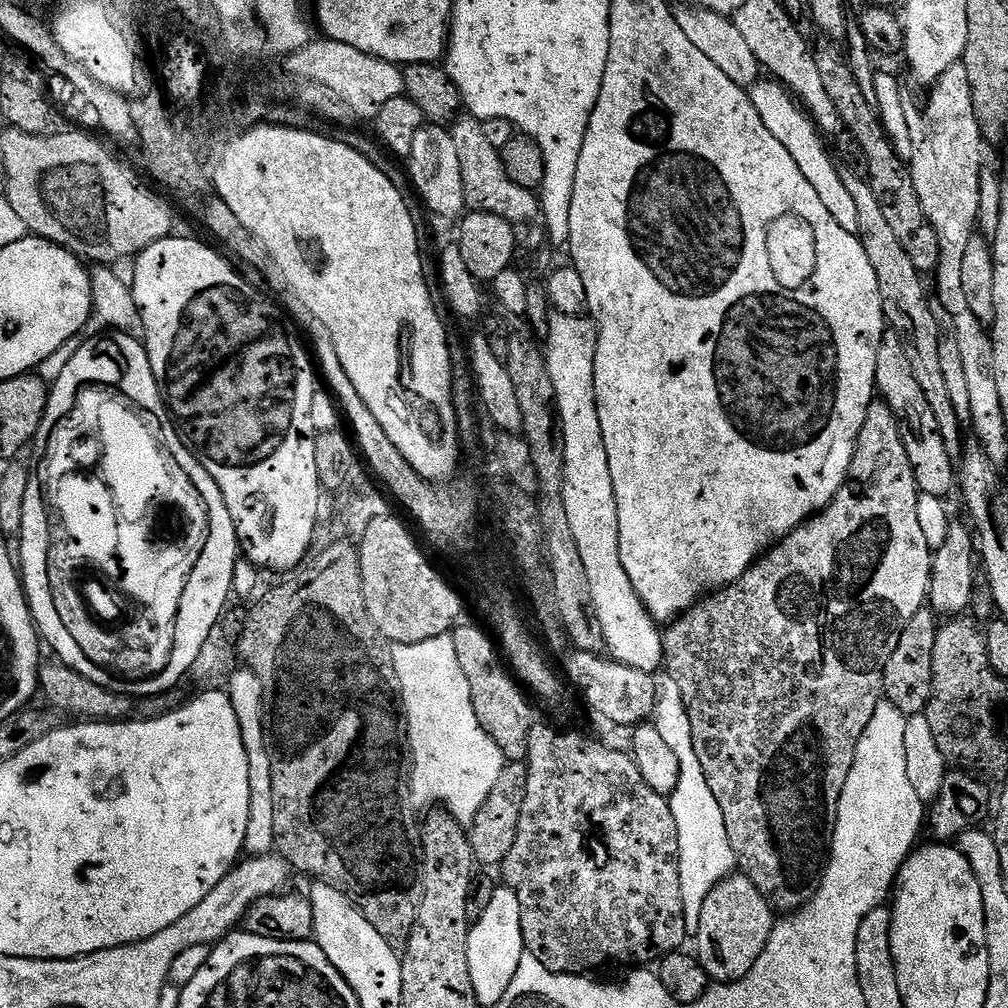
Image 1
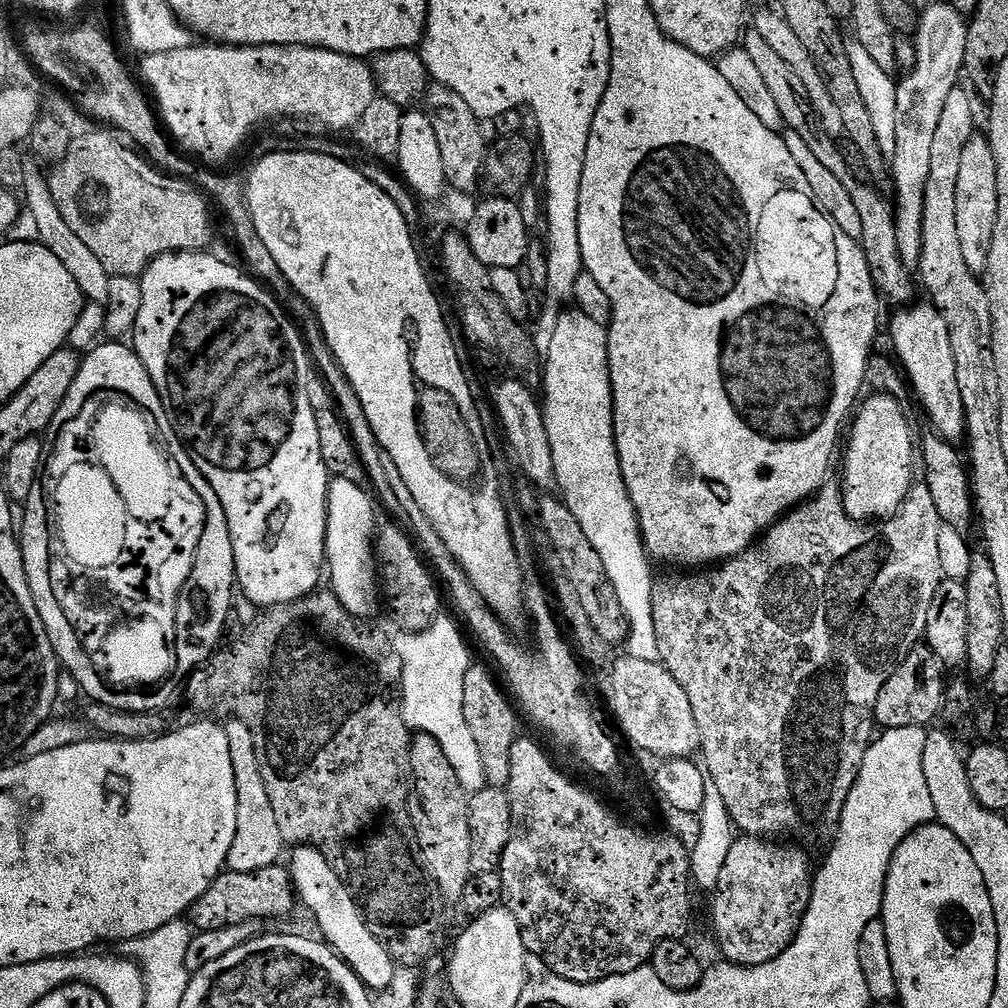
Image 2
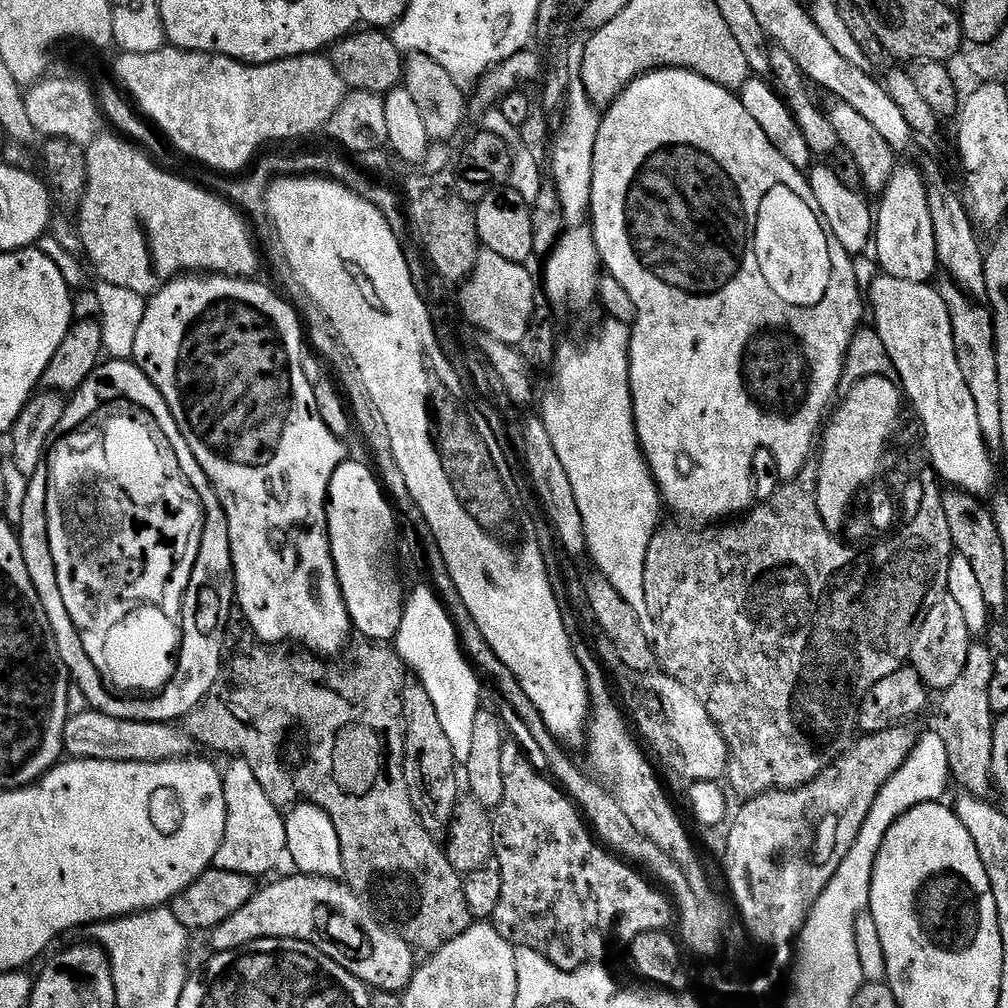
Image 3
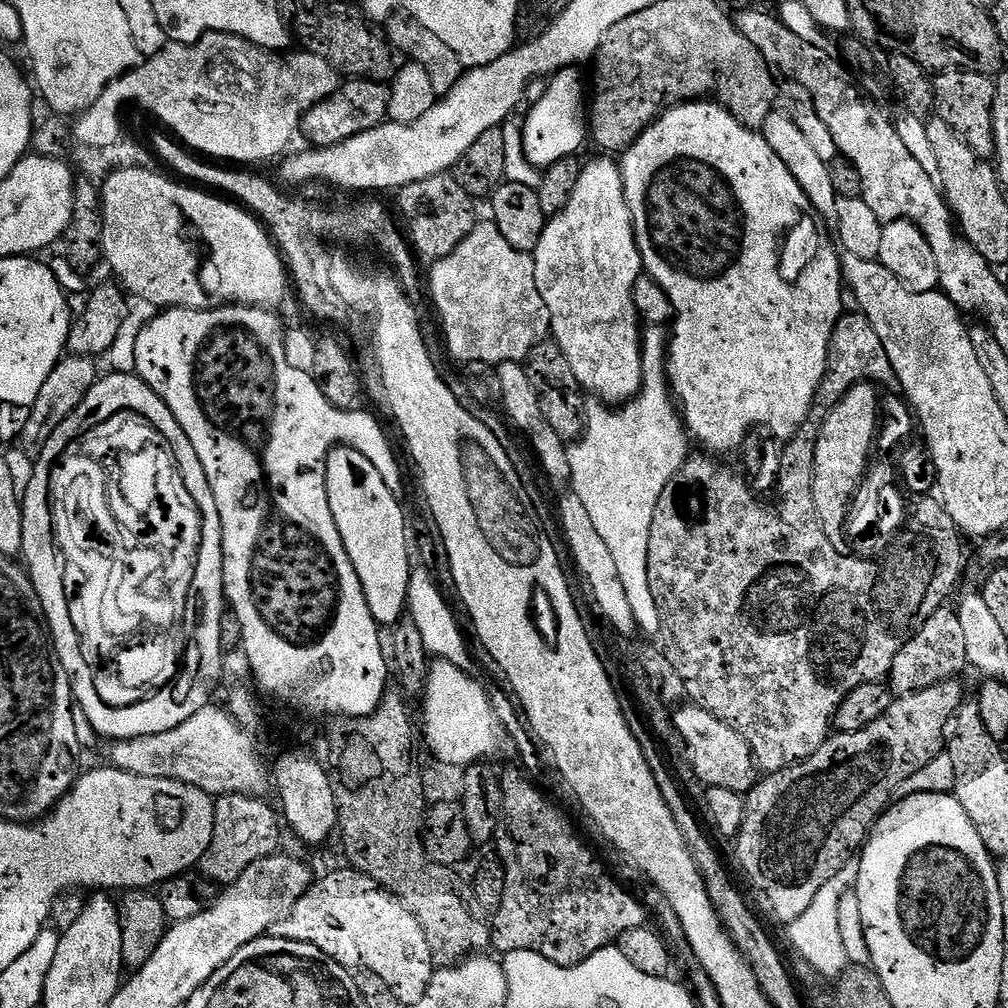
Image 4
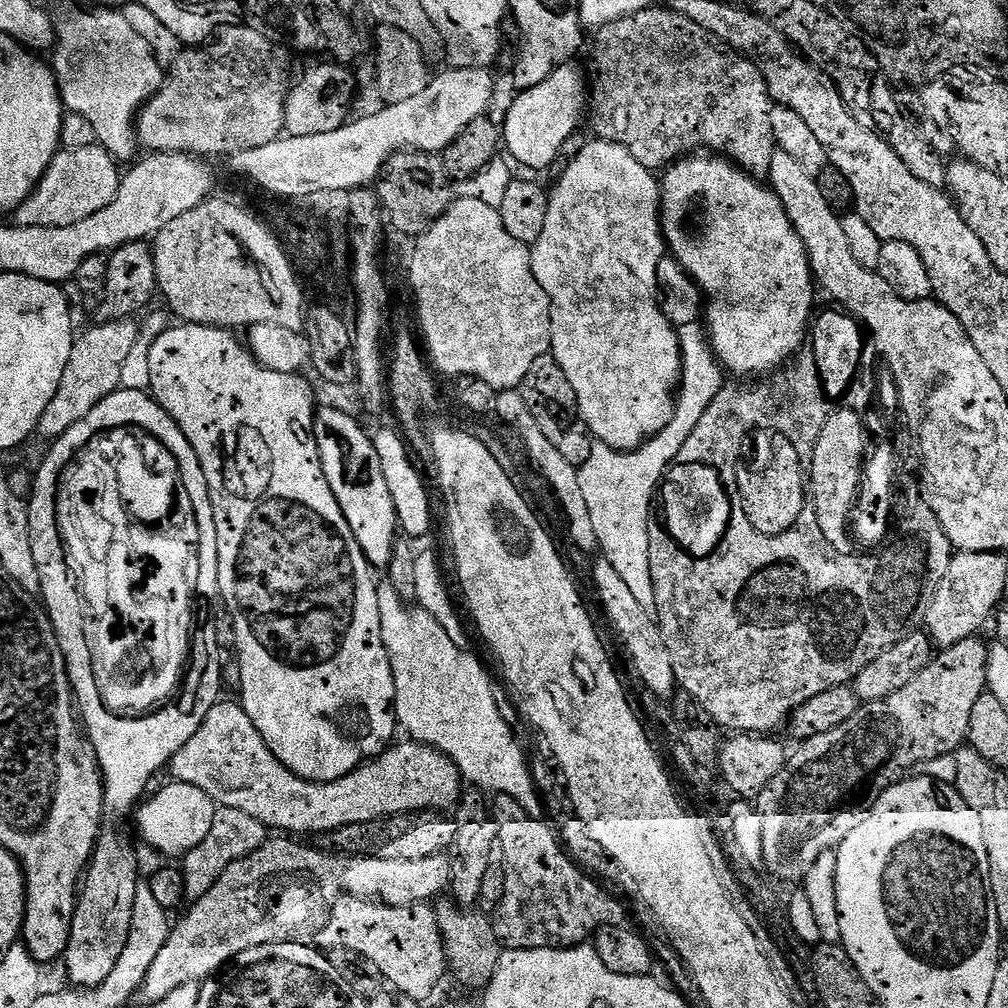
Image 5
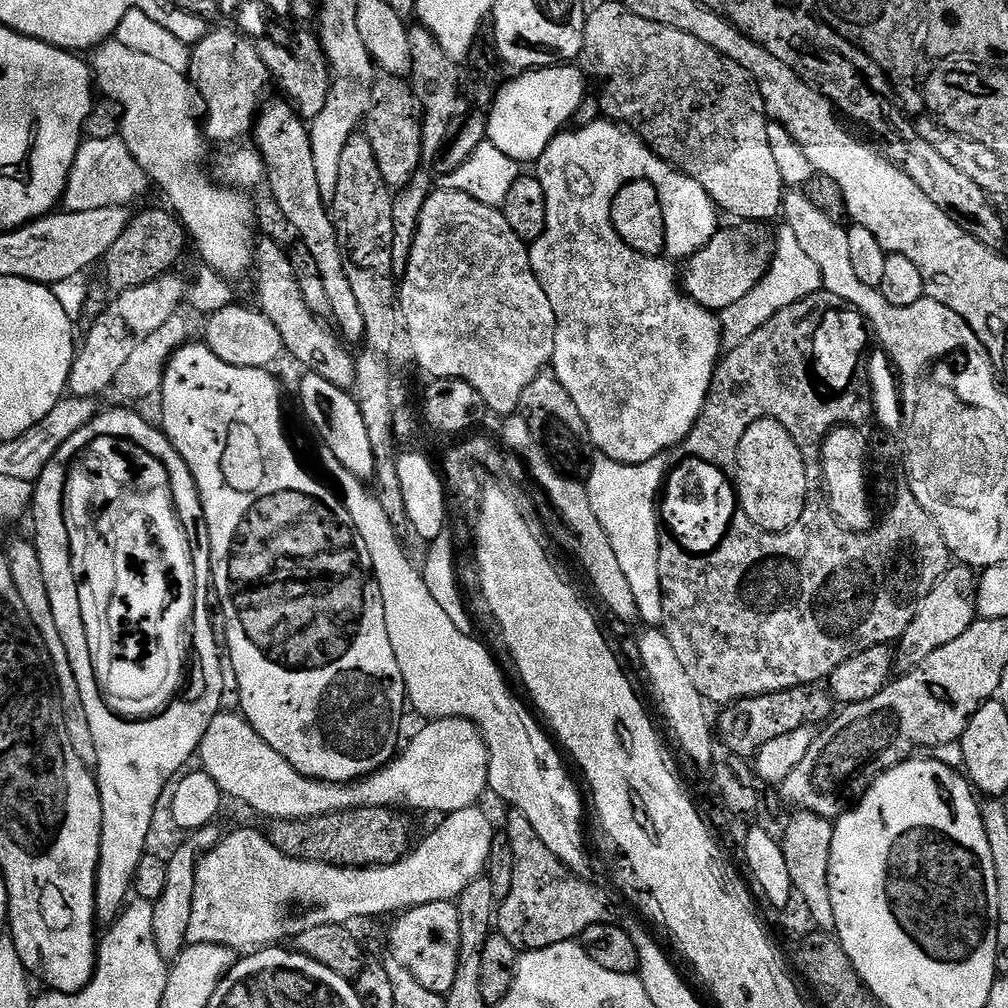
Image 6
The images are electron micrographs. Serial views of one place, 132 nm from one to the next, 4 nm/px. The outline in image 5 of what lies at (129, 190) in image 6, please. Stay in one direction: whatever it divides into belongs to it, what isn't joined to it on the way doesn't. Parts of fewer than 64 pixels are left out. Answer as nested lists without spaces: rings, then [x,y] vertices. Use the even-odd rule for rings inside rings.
[[[99,143],[82,146],[80,149],[64,148],[56,153],[50,166],[44,171],[31,196],[23,200],[14,212],[15,223],[22,228],[30,226],[72,226],[74,222],[82,222],[82,218],[90,218],[90,214],[98,214],[106,206],[110,206],[112,199],[118,194],[122,179],[121,169],[114,157],[100,147]]]

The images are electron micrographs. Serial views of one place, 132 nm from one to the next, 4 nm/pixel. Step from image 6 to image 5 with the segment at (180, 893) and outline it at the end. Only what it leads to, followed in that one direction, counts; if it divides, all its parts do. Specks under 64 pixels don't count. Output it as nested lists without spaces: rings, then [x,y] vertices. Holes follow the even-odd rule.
[[[217,807],[214,823],[210,825],[210,832],[182,857],[185,901],[201,900],[229,865],[260,848],[265,839],[266,829],[262,822],[258,822],[258,818],[250,818],[250,814],[242,810]]]

